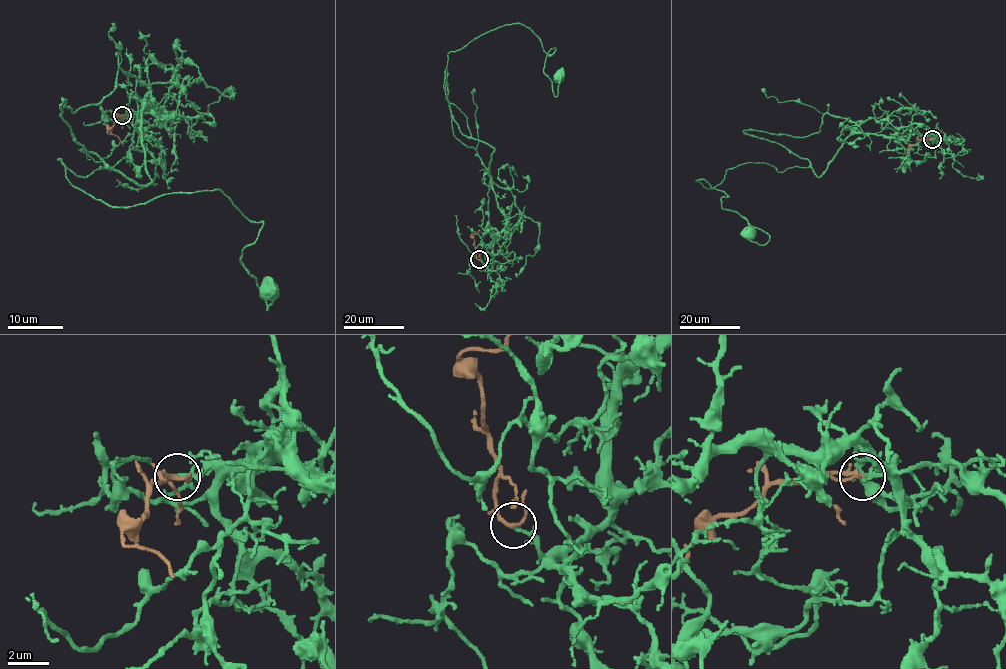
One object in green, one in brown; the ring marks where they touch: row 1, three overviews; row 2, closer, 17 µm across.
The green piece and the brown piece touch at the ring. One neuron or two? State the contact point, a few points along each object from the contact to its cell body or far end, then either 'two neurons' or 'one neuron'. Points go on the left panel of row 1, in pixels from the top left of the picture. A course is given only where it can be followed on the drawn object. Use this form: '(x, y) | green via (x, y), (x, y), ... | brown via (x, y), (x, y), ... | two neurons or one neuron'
(122, 115) | green via (122, 115), (172, 112), (142, 116), (150, 181), (57, 159), (72, 184), (220, 190), (268, 291) | brown via (122, 115), (117, 115), (108, 132), (124, 145) | one neuron

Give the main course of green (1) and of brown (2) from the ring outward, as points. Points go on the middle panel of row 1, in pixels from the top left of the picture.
1: (479, 260), (505, 214), (494, 149), (445, 96), (448, 53), (517, 23), (555, 48), (556, 96), (558, 74)
2: (479, 260), (471, 235), (480, 230)

